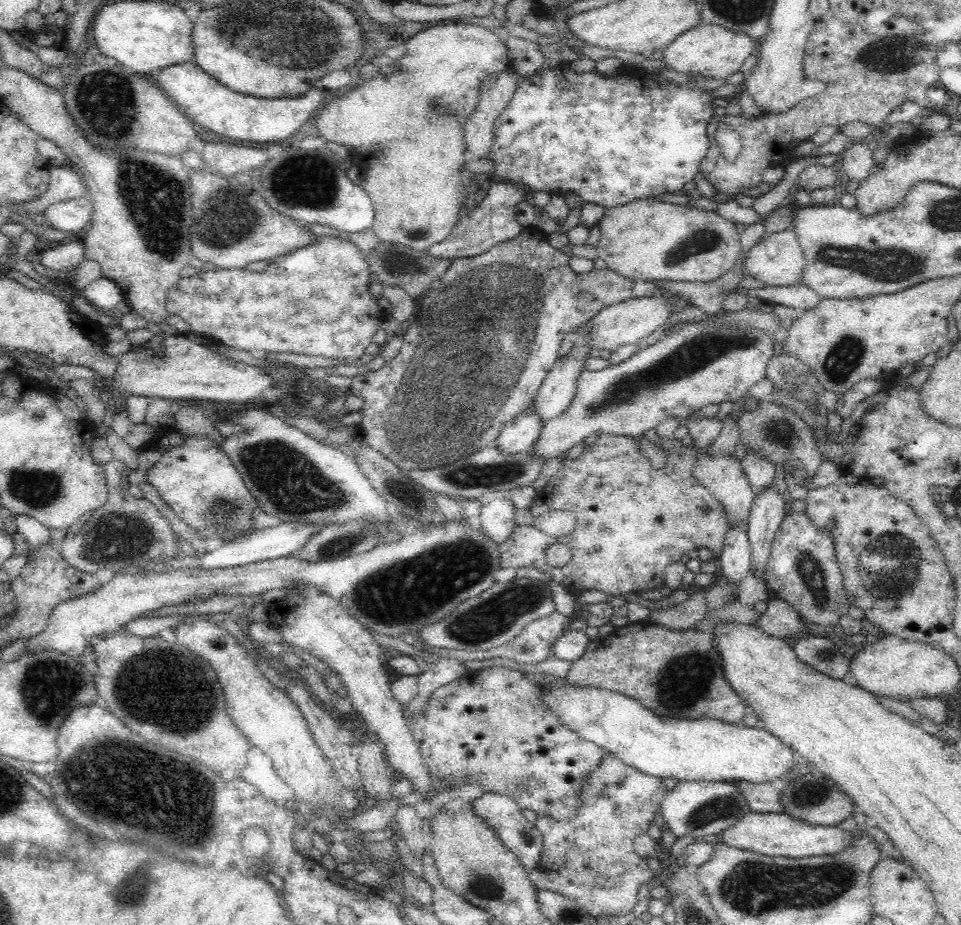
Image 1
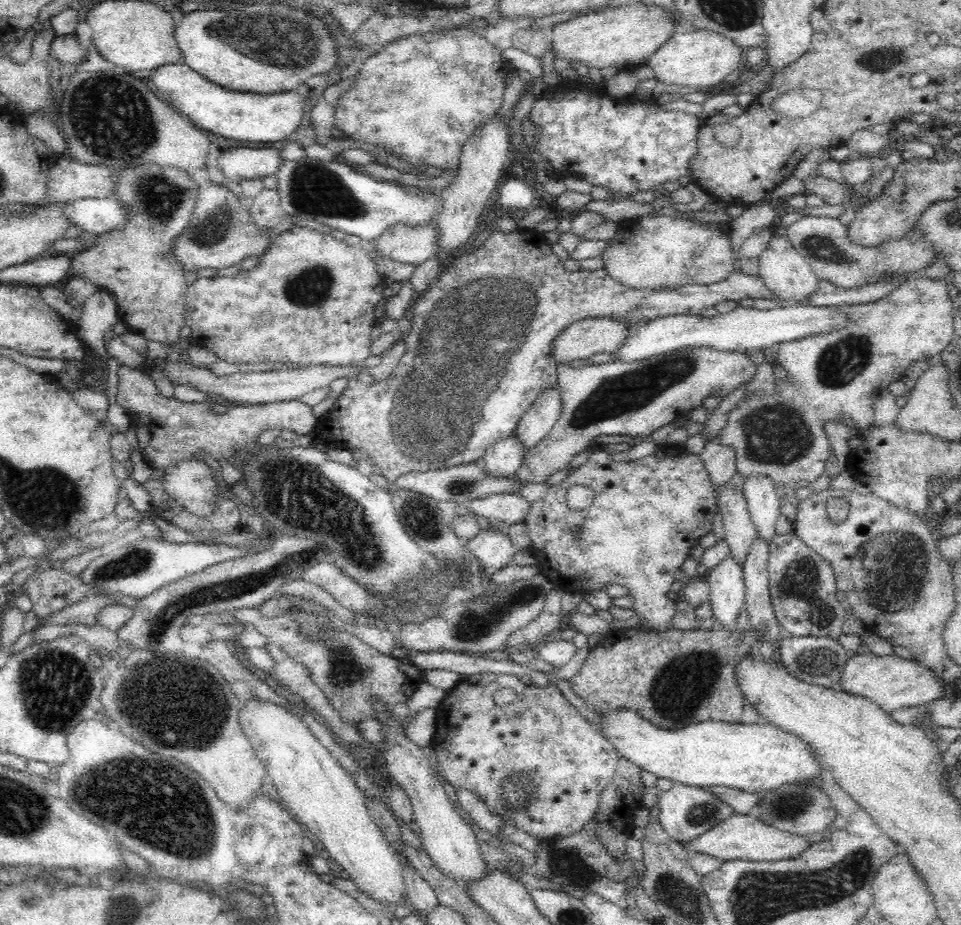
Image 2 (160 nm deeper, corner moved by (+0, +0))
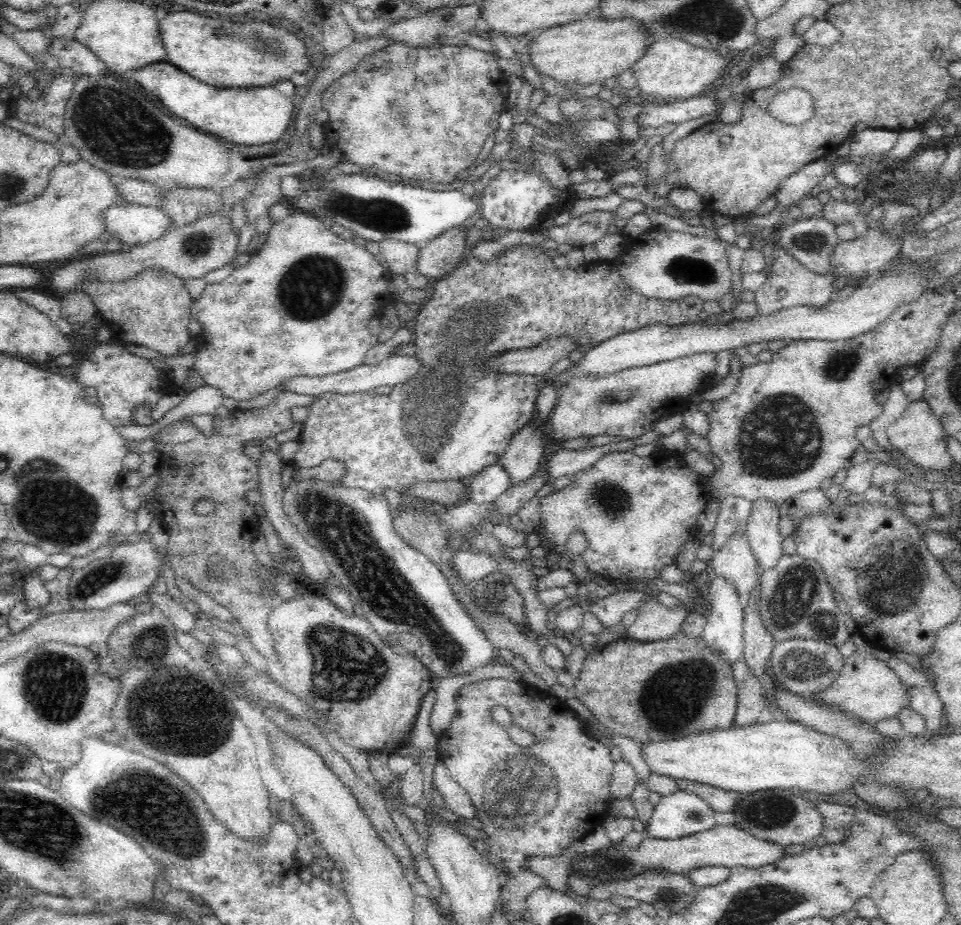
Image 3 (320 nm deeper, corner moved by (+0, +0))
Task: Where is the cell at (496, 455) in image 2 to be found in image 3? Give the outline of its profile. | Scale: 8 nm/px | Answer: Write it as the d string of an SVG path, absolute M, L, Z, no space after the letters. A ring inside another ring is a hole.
M499 462L477 472L469 484L468 501L494 503L510 487L510 477Z

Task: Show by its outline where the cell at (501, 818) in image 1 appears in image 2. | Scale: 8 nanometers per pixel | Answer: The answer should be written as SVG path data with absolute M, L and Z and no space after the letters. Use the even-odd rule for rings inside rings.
M456 789L456 797L462 810L470 816L475 829L478 827L487 829L496 837L498 831L505 825L505 821L498 816L493 816L489 812L488 805L466 789Z

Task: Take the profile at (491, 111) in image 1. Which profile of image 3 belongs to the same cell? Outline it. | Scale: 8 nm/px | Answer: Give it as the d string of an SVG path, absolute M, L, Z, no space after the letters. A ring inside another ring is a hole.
M454 227L421 245L414 270L432 284L453 271L469 252L464 241L466 230Z

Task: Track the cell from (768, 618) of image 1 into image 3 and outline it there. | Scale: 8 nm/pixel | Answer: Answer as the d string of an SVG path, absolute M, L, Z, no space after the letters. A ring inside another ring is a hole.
M678 632L672 638L652 642L637 641L628 636L590 651L580 677L575 680L574 690L606 728L642 744L732 727L736 710L736 681L732 676L732 667L720 662L716 653L704 645L701 636L694 638Z

